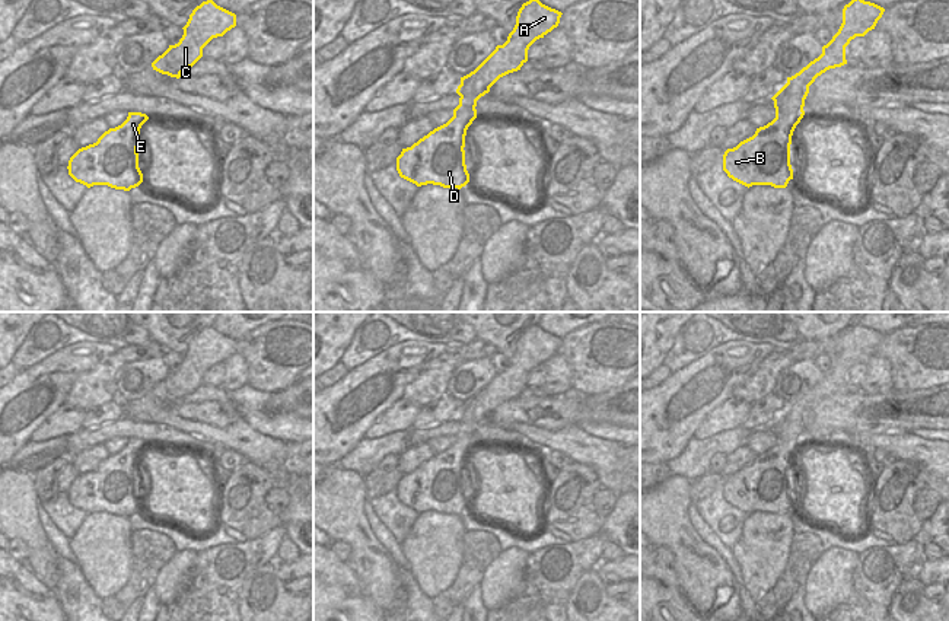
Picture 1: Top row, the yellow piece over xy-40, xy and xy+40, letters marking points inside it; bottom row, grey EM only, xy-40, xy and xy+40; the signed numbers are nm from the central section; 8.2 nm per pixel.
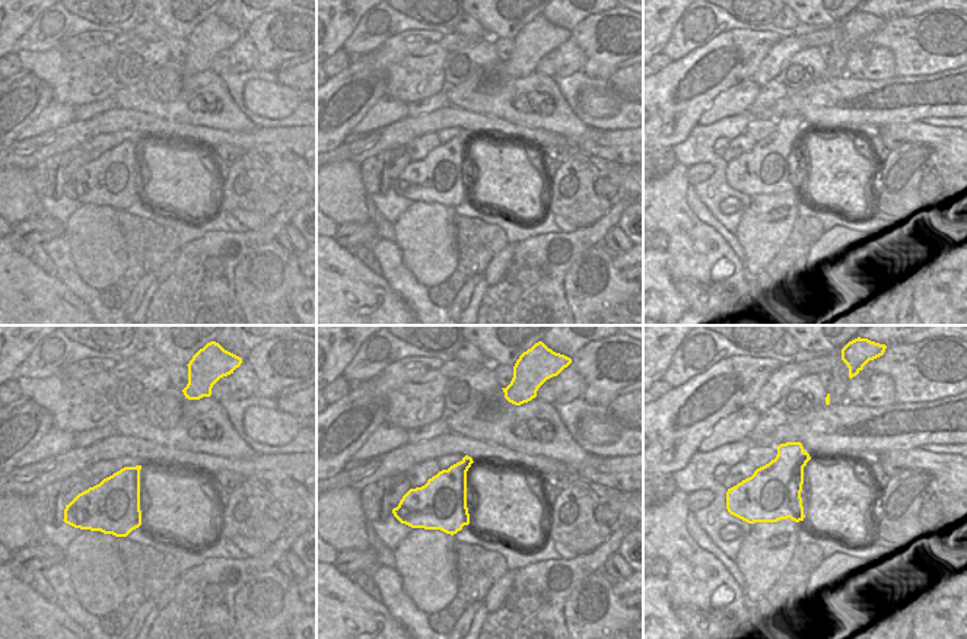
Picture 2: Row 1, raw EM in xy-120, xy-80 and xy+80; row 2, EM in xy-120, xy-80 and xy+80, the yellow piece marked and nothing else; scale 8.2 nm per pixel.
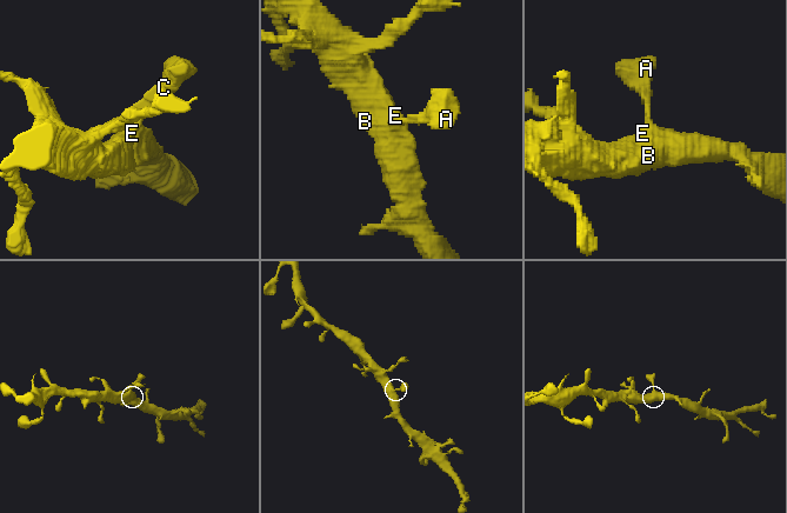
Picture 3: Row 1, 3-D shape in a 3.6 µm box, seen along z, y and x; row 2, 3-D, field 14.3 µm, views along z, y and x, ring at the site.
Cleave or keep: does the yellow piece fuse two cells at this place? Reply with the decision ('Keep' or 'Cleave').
Keep

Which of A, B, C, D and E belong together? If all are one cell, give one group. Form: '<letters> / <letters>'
A B C D E

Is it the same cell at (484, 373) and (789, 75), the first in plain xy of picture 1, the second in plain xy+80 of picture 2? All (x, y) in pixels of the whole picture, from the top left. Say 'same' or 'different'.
same

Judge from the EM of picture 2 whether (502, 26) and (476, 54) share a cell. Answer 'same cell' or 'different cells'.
different cells

